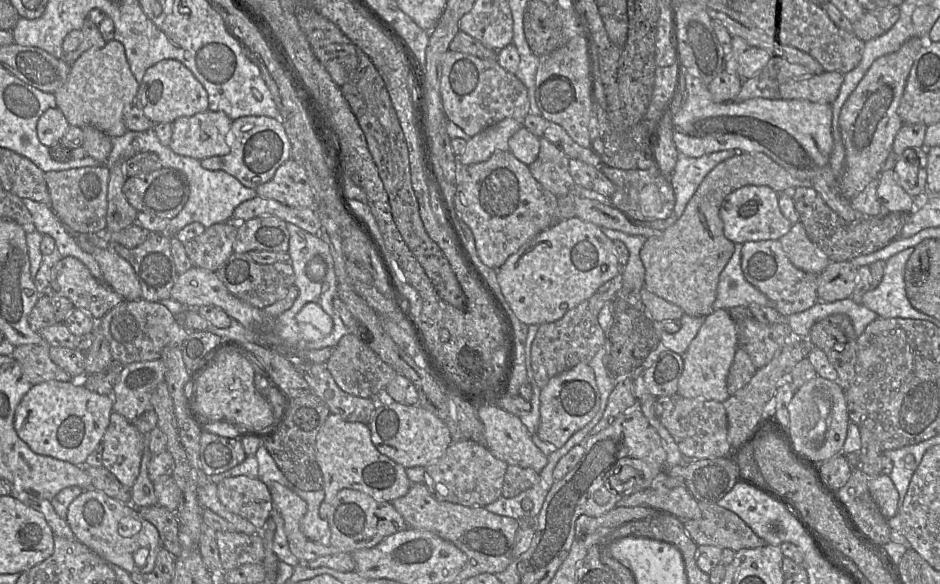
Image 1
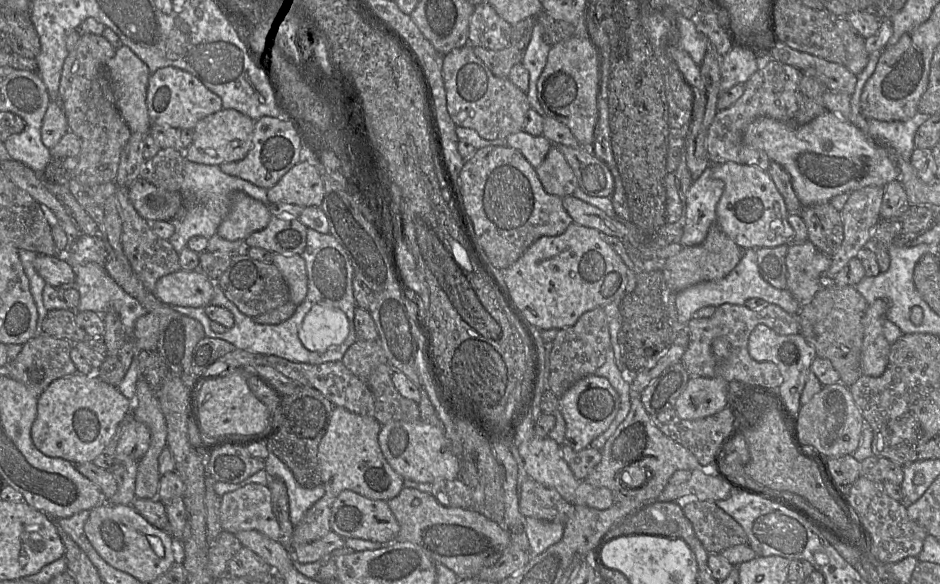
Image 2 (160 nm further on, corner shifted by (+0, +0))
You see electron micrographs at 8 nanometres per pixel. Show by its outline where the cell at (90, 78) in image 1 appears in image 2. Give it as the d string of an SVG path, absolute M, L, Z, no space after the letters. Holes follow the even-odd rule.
M122 45L108 60L106 67L111 81L114 102L123 120L132 133L147 134L151 126L146 104L148 79L151 75L148 66L129 47Z

